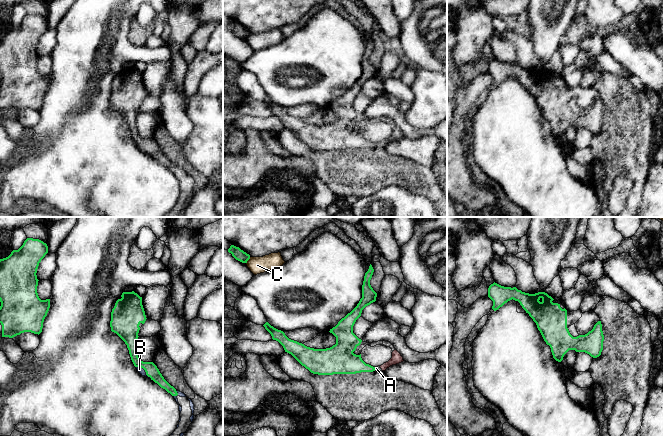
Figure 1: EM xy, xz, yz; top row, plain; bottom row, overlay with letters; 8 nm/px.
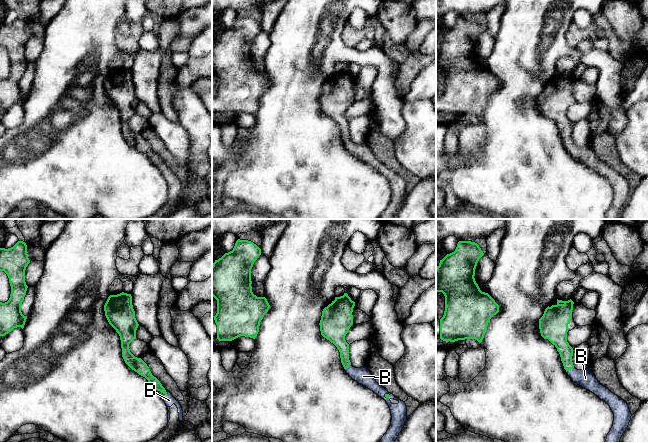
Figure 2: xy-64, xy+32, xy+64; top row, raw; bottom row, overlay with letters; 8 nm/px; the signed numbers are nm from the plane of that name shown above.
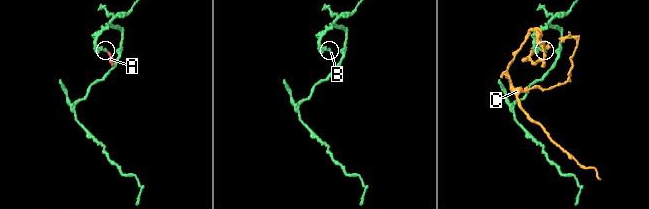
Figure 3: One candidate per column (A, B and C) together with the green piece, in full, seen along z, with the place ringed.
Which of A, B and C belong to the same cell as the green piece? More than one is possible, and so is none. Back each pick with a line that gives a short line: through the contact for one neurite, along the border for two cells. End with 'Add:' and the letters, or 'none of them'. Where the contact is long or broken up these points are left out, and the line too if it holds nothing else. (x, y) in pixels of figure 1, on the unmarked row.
A: line xz (344, 137), (374, 145), (376, 144)
Add: A, B

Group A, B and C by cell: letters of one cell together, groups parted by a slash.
A B / C

